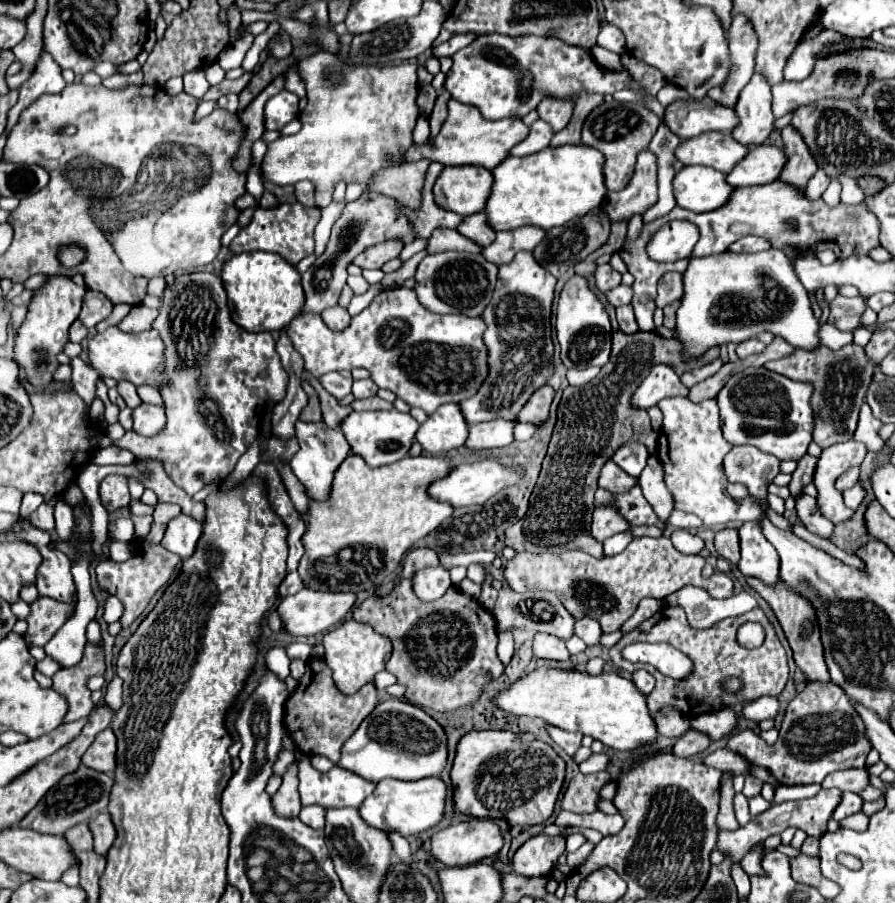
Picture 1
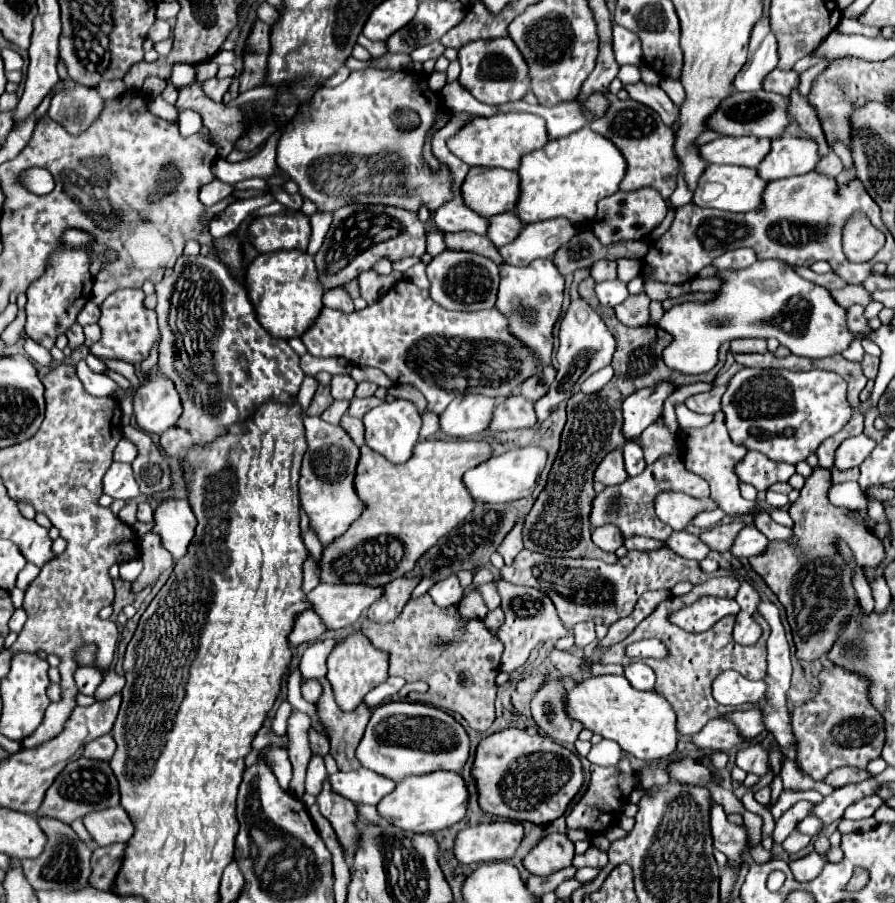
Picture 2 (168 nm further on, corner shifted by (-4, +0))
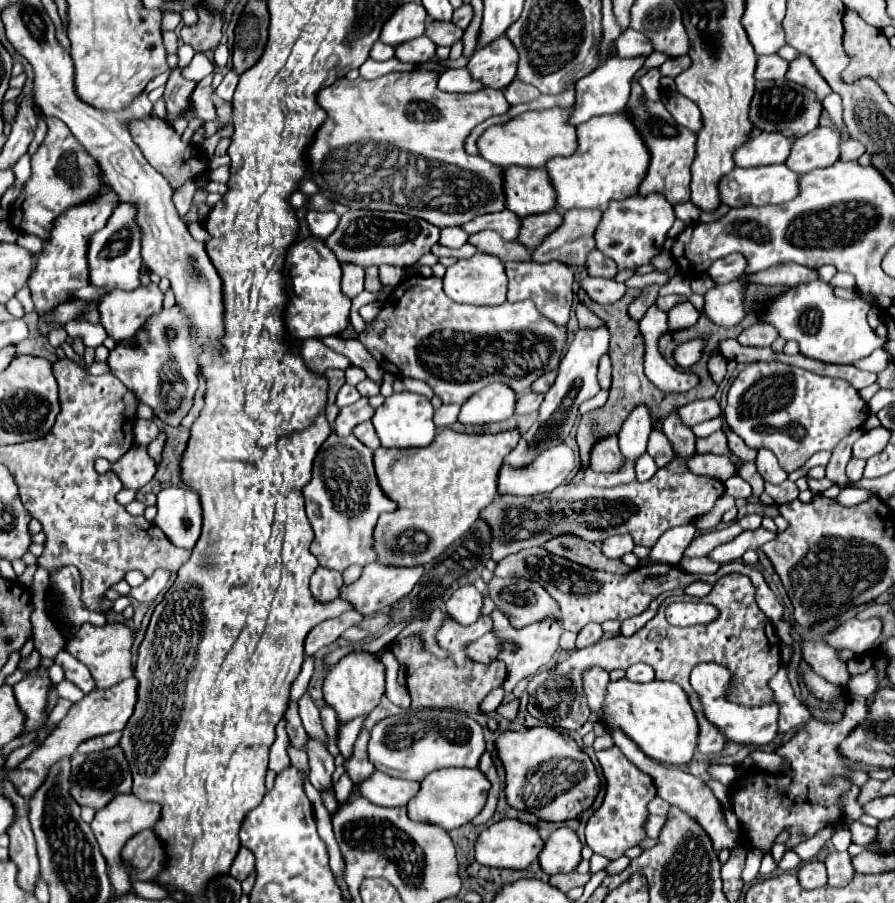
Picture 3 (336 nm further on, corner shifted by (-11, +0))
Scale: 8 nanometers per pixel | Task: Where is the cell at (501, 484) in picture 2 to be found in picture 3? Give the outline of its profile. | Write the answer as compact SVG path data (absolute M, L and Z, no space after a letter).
M556 445L552 449L546 449L536 455L536 459L524 467L512 467L504 463L498 471L498 495L526 495L534 497L540 493L550 493L558 485L566 483L568 477L572 477L580 467L578 455L568 445Z

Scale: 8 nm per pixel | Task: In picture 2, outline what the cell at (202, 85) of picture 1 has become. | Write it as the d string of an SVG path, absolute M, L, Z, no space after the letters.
M177 61L177 63L171 65L171 77L169 77L169 81L171 81L175 87L181 87L181 85L191 83L193 77L195 77L195 73L191 71L191 67L189 67L187 63Z

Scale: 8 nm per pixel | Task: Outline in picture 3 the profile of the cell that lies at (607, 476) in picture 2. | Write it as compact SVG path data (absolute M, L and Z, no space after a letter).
M606 437L592 449L590 467L598 473L616 473L624 465L624 455L618 447L618 437Z

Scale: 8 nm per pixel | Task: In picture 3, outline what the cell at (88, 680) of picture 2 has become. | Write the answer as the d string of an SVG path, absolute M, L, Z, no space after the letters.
M62 649L56 659L54 659L64 671L66 671L66 679L72 681L76 687L80 687L84 693L90 693L94 691L94 679L90 675L90 671L80 663L76 661L66 649Z

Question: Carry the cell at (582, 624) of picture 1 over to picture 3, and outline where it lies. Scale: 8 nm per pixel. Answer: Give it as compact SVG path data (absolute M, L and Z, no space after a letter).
M588 623L586 627L582 627L582 631L578 633L576 639L576 649L584 649L588 645L594 645L596 641L600 641L600 637L604 635L602 627L598 623Z

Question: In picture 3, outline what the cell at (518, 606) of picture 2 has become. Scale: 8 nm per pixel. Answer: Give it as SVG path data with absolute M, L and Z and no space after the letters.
M494 577L490 581L488 595L496 603L496 607L506 613L514 629L522 629L524 625L544 619L560 619L560 607L556 605L556 601L534 581L520 577Z

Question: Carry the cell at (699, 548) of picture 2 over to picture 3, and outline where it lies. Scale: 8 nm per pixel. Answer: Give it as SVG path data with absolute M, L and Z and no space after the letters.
M688 523L684 527L676 527L676 529L668 529L668 533L664 533L656 545L652 547L652 553L648 559L640 561L640 563L648 563L648 561L662 561L668 565L678 565L680 559L684 557L684 551L688 549L688 545L694 539L694 525Z

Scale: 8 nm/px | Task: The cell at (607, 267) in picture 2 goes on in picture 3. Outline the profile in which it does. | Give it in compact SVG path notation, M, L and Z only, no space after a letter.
M594 249L586 259L586 269L590 277L616 277L618 267L610 257L604 257L598 249Z

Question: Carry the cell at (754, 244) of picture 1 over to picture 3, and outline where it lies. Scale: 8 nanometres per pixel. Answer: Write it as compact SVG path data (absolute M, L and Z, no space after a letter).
M732 253L728 257L722 257L720 261L712 263L712 267L708 269L708 275L716 281L716 283L730 283L734 279L738 279L744 269L748 267L748 261L744 255L740 253Z

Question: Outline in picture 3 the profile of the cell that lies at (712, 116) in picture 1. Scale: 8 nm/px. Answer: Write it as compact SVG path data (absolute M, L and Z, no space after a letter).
M756 81L756 91L750 103L750 123L754 129L766 131L766 133L782 133L790 139L802 137L818 127L818 117L822 113L822 107L816 105L816 95L810 89L804 89L802 85L796 85L794 81Z

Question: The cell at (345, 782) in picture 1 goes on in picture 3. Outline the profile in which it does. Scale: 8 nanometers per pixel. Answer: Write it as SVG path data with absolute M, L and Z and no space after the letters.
M374 771L372 777L360 781L356 787L358 787L358 793L374 805L400 807L400 805L406 805L416 795L416 789L420 789L420 783L396 779L382 771Z

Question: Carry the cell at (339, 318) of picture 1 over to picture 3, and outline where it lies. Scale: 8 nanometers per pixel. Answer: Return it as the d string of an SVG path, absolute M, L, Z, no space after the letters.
M342 265L342 293L348 299L354 299L364 291L364 269L358 265Z

